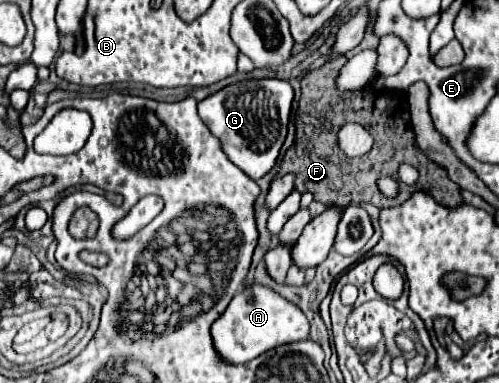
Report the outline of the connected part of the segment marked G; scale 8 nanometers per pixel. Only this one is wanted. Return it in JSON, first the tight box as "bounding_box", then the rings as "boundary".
{"bounding_box":[199,78,293,180],"boundary":[[[247,78],[237,84],[225,86],[223,90],[207,96],[199,102],[199,116],[219,138],[227,158],[241,168],[249,178],[257,180],[265,176],[283,146],[287,134],[287,122],[293,102],[293,88],[281,78]]]}

